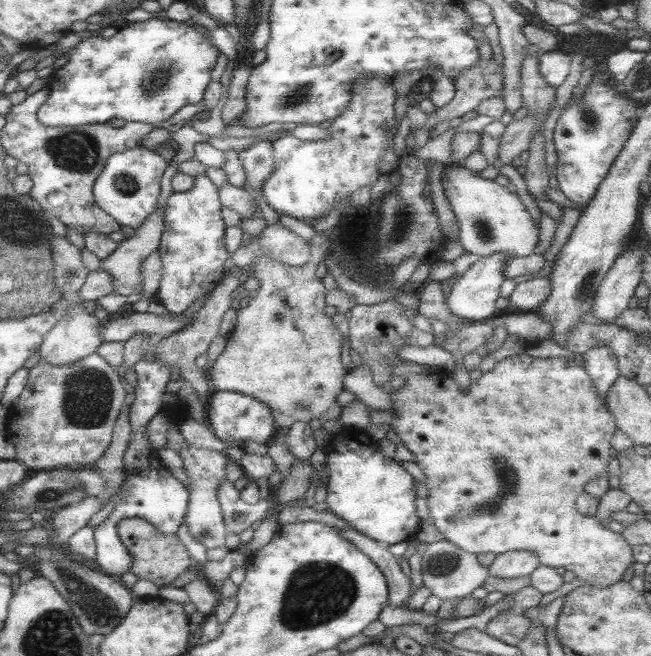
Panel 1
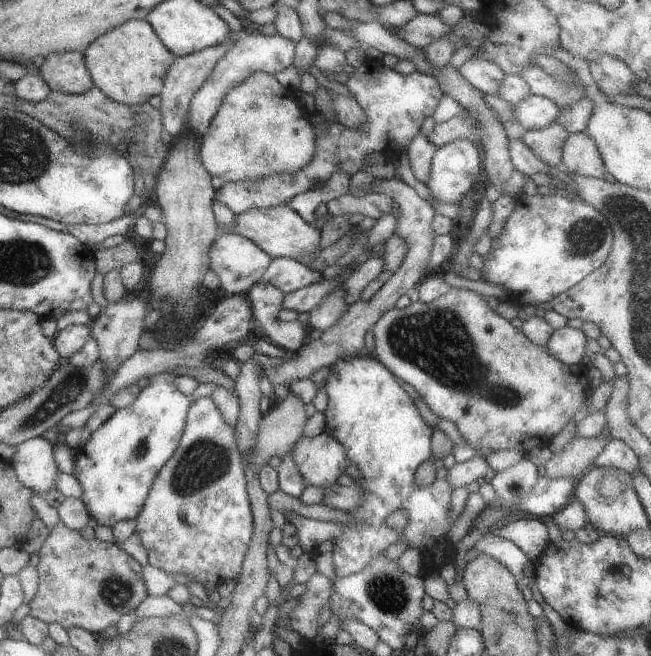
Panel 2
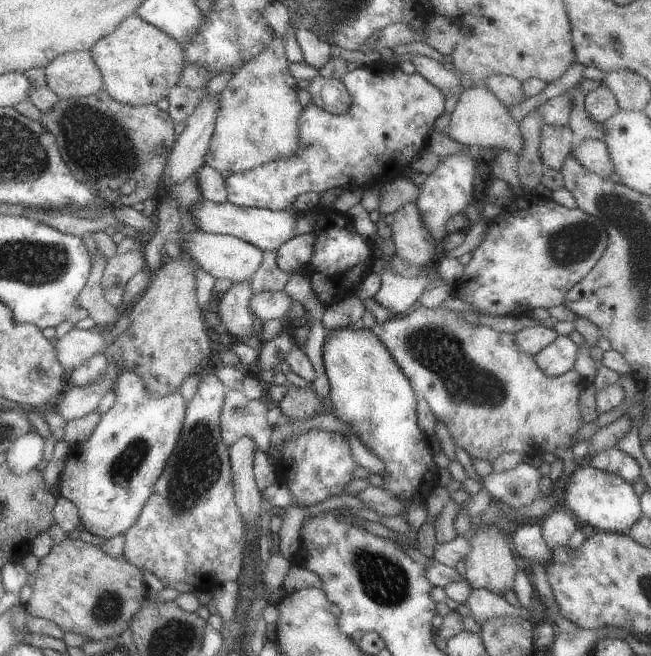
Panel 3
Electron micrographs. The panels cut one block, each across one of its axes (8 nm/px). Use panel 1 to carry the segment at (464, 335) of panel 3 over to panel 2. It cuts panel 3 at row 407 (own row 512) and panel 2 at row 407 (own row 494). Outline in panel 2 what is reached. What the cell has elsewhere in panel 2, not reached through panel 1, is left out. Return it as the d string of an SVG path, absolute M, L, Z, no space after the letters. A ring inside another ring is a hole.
M452 286L450 292L430 303L410 303L404 309L394 307L371 330L376 360L398 380L415 388L438 418L454 422L463 440L484 459L507 449L528 452L536 446L536 440L550 442L573 420L592 393L584 365L571 367L558 362L546 346L534 344L519 328L492 310L482 294L466 288Z

